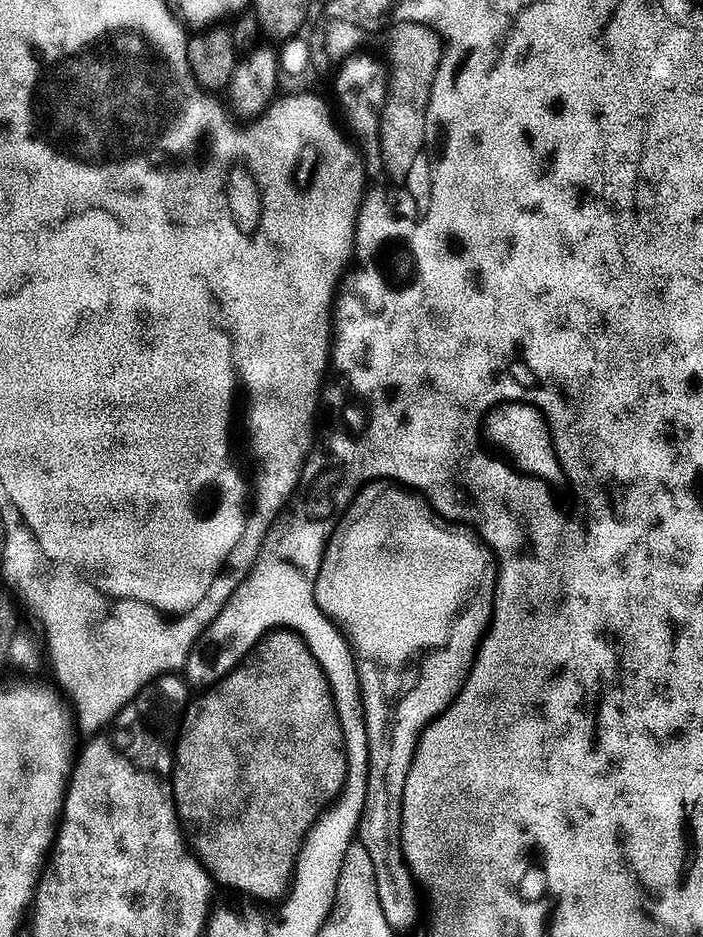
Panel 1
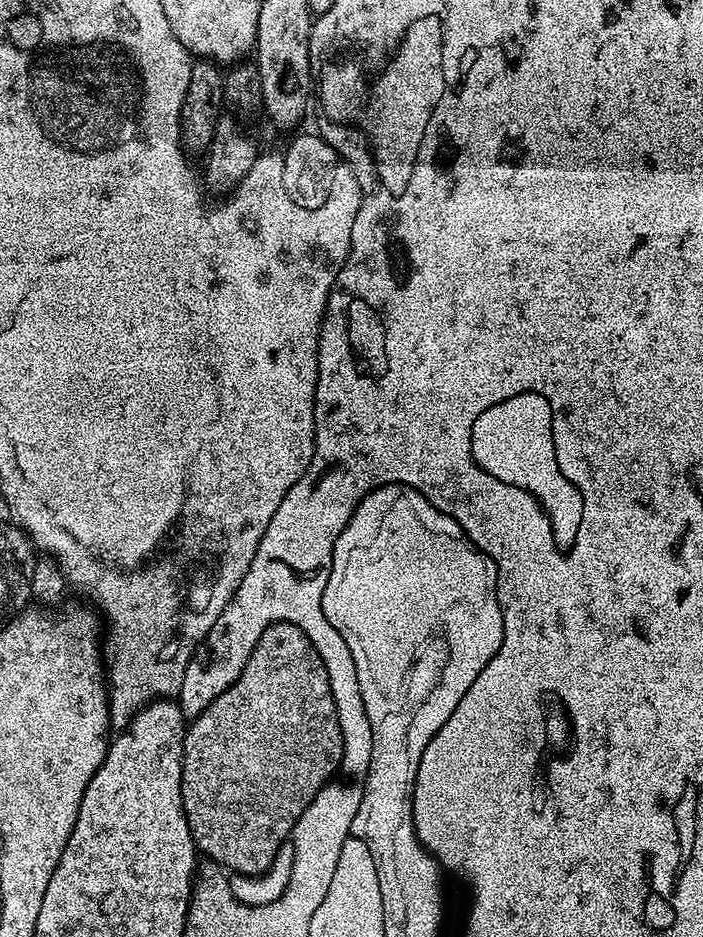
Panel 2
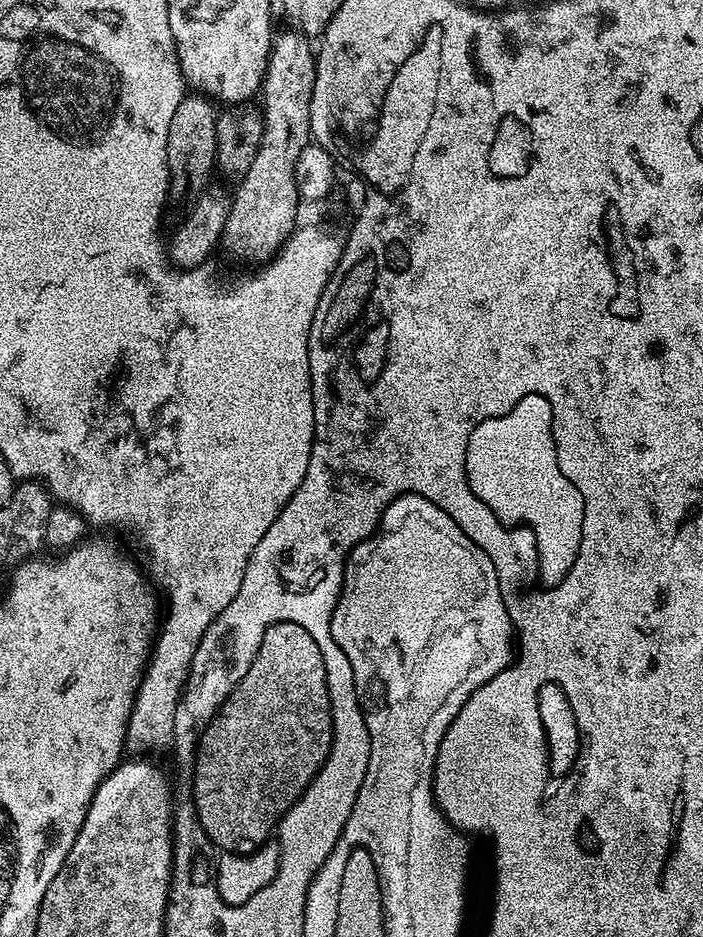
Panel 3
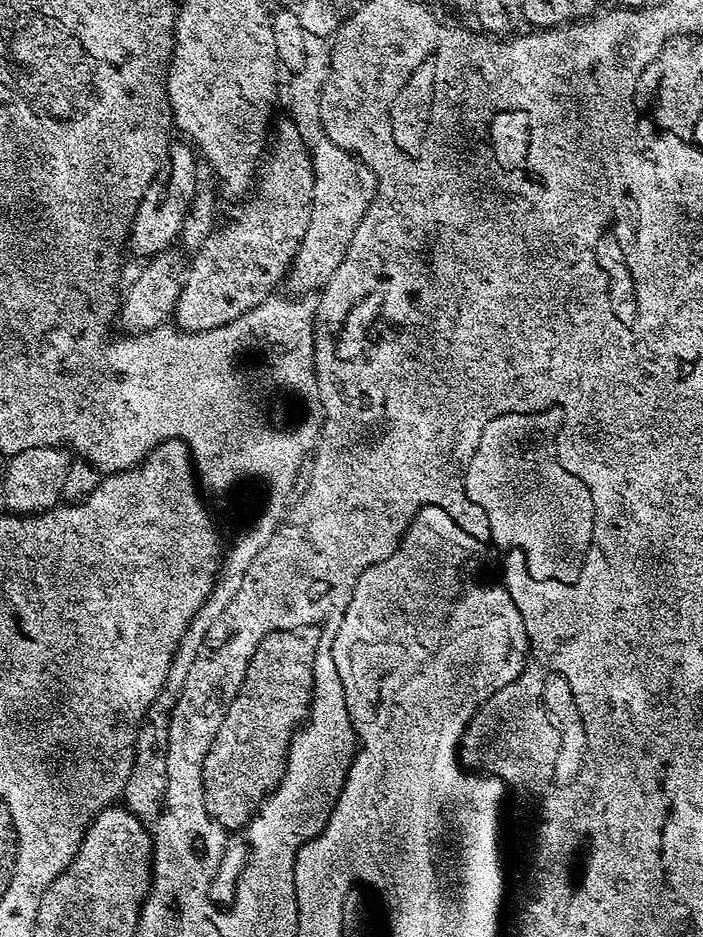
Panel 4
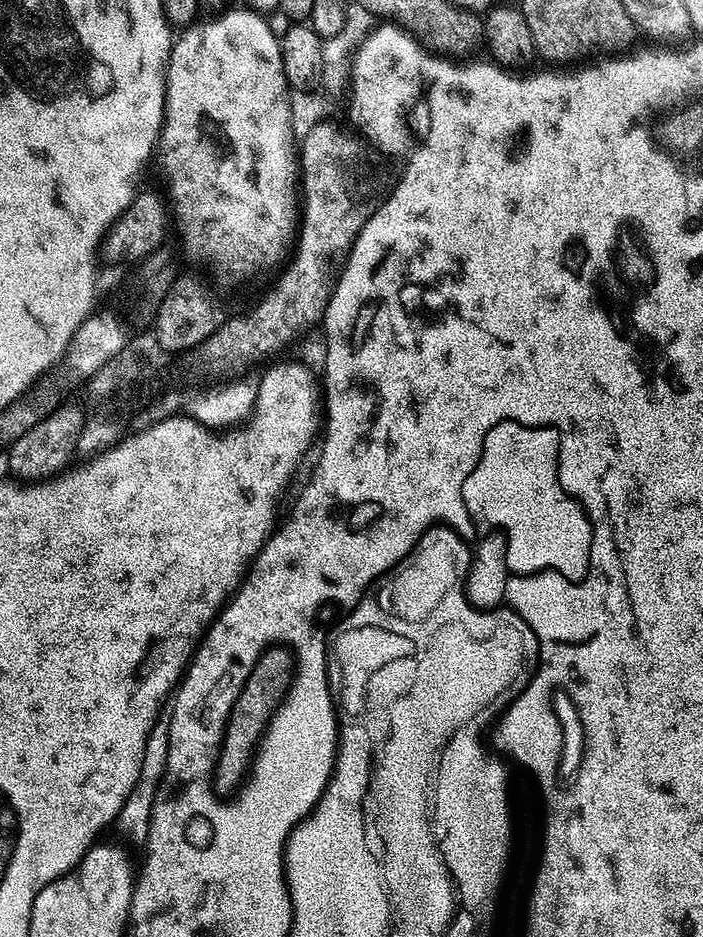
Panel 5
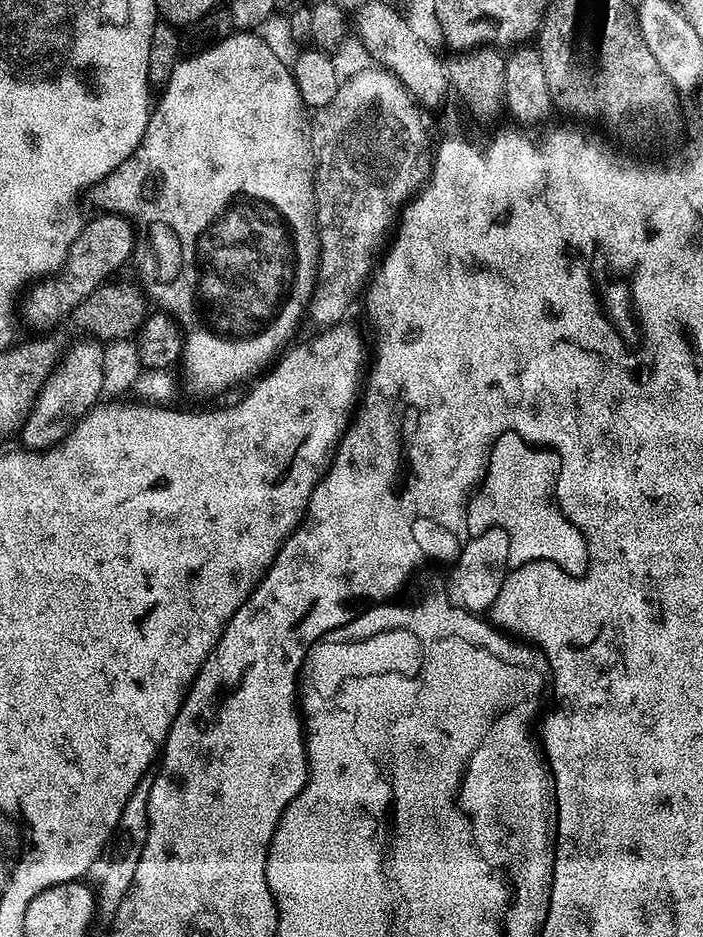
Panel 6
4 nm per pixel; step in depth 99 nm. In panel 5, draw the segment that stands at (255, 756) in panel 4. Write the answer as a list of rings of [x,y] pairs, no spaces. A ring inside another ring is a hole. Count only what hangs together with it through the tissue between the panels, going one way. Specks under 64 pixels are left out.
[[[272,646],[256,663],[250,678],[246,678],[240,697],[234,702],[232,713],[228,716],[228,725],[224,728],[224,739],[220,745],[220,758],[216,764],[214,780],[221,789],[237,789],[245,779],[252,757],[261,743],[264,729],[271,720],[272,713],[276,711],[277,703],[288,695],[288,686],[293,675],[293,653],[287,647]]]

